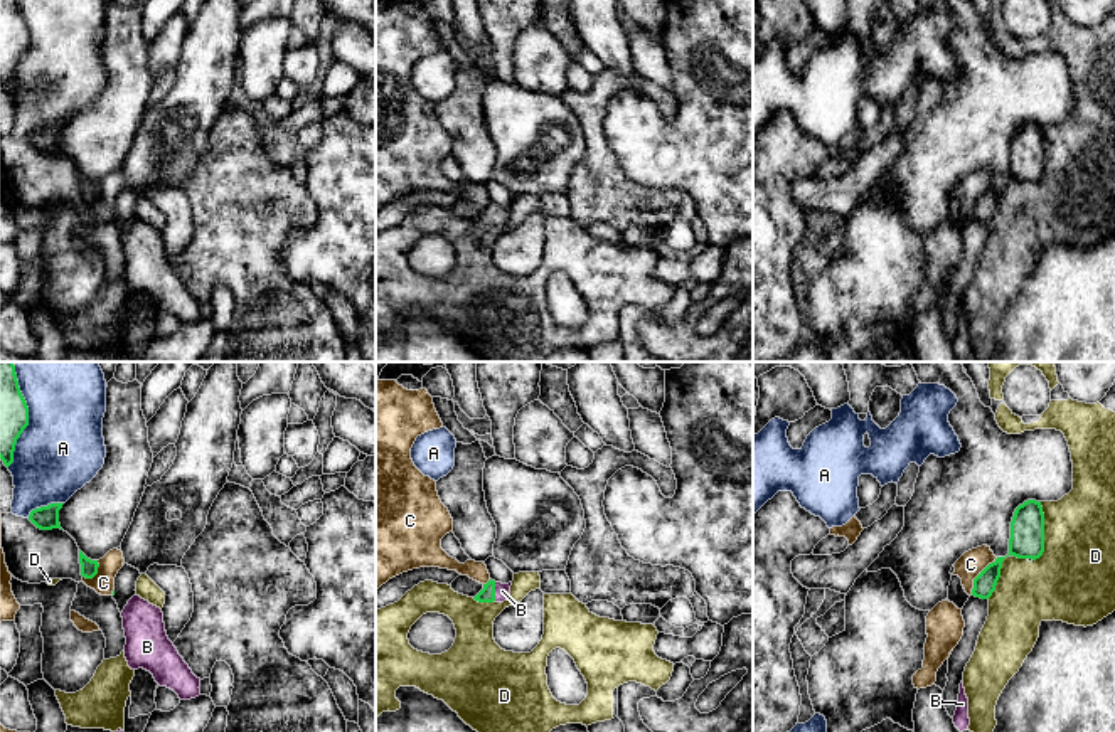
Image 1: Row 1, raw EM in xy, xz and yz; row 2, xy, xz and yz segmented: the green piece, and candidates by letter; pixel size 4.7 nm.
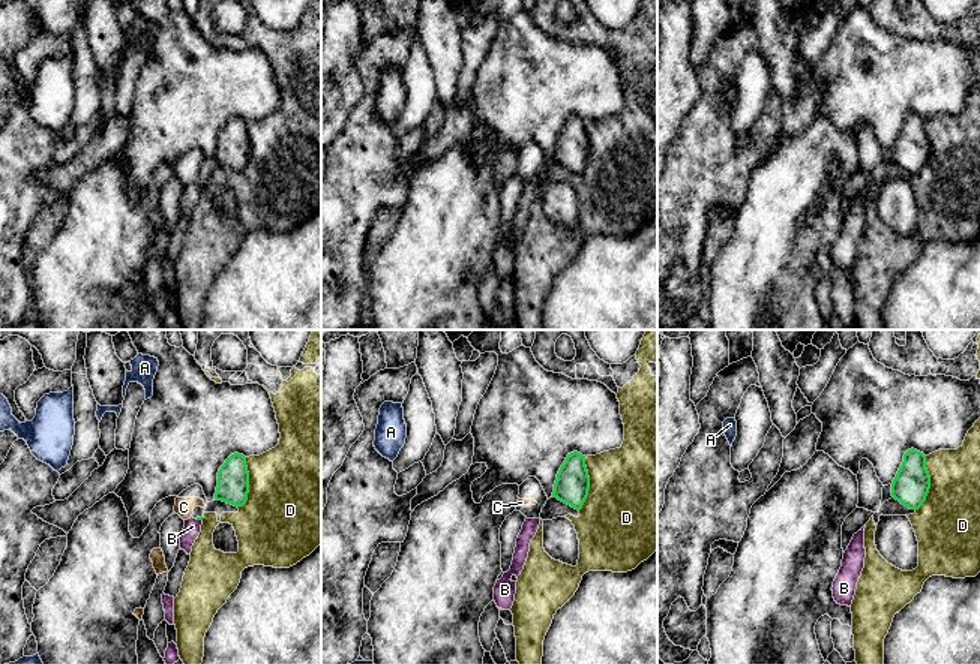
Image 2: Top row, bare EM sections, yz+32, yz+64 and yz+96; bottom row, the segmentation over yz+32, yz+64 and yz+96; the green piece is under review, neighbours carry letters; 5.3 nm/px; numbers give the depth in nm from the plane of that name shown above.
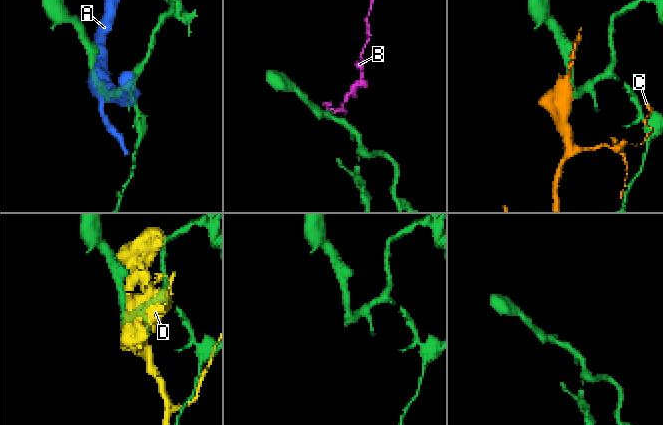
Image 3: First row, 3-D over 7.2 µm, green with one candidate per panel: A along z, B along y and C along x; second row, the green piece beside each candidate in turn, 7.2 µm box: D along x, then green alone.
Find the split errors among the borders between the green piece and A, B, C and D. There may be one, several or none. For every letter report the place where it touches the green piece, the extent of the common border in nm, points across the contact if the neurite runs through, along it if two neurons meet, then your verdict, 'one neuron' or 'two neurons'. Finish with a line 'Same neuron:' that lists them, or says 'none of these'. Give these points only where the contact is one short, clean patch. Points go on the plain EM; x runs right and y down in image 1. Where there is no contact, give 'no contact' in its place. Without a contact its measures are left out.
A: contact xy (44, 130); length 190 nm; two neurons
B: contact xz (494, 214); length 90 nm; one neuron
C: contact yz (977, 199); length 220 nm; border yz (997, 180), (974, 202), (970, 217); two neurons
D: contact yz (1043, 155); length 300 nm; two neurons
Same neuron: B

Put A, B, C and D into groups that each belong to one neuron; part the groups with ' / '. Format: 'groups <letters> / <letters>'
groups A / B / C / D

